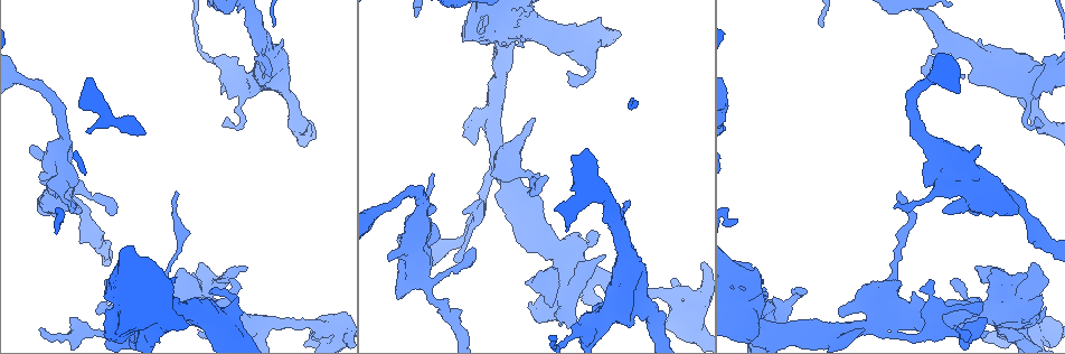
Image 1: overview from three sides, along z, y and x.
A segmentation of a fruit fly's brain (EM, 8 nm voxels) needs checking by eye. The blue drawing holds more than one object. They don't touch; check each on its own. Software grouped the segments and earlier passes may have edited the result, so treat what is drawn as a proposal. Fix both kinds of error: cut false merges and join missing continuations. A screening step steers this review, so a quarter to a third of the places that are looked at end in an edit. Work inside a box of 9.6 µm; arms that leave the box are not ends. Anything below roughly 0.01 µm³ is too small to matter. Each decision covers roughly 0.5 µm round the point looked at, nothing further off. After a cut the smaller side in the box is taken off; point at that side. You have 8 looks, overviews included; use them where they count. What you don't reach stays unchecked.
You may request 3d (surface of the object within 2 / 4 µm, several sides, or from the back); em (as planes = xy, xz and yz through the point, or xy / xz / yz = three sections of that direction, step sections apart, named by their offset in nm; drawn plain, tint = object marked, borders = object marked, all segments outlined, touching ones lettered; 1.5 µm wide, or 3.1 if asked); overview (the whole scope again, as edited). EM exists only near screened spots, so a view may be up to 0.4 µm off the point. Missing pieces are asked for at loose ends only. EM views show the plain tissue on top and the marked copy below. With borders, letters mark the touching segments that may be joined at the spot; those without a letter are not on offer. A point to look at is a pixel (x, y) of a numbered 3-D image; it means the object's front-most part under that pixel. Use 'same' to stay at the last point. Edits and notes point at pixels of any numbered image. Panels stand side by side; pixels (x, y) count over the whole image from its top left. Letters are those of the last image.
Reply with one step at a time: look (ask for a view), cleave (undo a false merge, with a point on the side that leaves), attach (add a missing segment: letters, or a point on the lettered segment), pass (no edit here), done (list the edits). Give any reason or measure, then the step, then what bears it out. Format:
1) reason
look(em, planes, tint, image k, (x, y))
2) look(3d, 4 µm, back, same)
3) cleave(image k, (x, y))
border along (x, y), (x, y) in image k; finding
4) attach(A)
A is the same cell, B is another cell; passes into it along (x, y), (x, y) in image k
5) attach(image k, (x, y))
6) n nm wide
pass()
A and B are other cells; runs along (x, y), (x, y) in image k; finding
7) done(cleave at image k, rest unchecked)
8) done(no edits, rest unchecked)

an open end
look(3d, 2 µm, image 1, (528, 194))

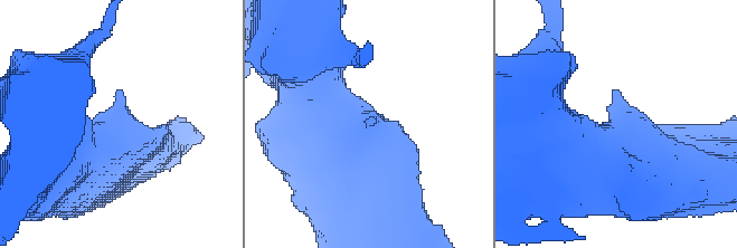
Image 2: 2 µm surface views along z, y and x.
need the tissue
look(em, yz, step 8, borders, image 2, (372, 122))

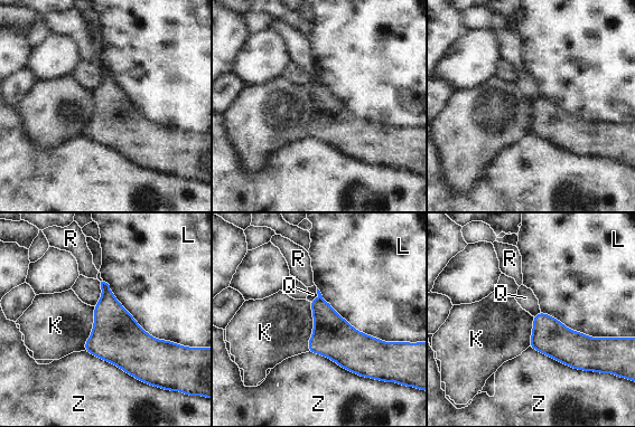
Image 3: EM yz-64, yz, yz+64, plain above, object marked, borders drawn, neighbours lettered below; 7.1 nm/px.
pass()
K, L, Q, R and Z are other cells; border along (307, 301), (313, 319), (308, 351) in image 3; none of them fits

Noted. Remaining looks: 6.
branch stops here
look(3d, 4 µm, image 1, (475, 143))

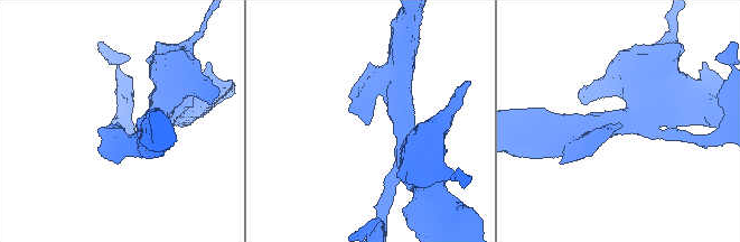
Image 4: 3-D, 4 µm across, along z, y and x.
now the EM
look(em, planes, borders, image 4, (364, 121))

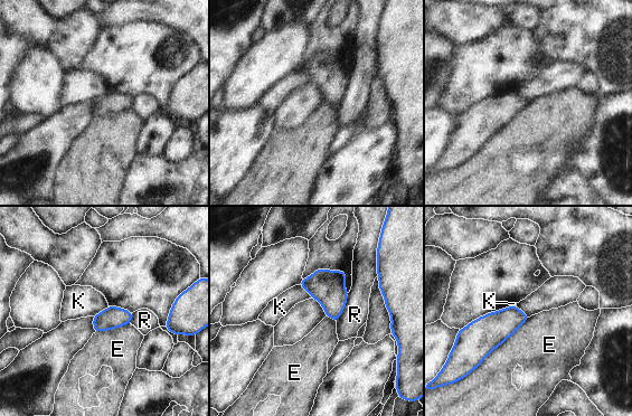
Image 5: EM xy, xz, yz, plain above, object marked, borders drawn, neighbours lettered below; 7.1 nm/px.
pass()
E, K and R are other cells; border along (530, 317), (477, 368) in image 5; no lettered segment goes on from it

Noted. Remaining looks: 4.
free end
look(3d, 2 µm, image 1, (982, 306))

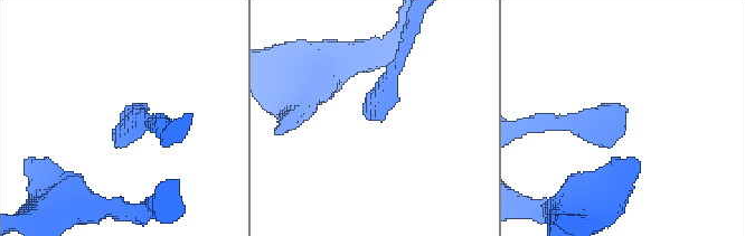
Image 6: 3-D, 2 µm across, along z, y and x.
need the tissue
look(em, yz, step 4, borders, image 6, (625, 121))

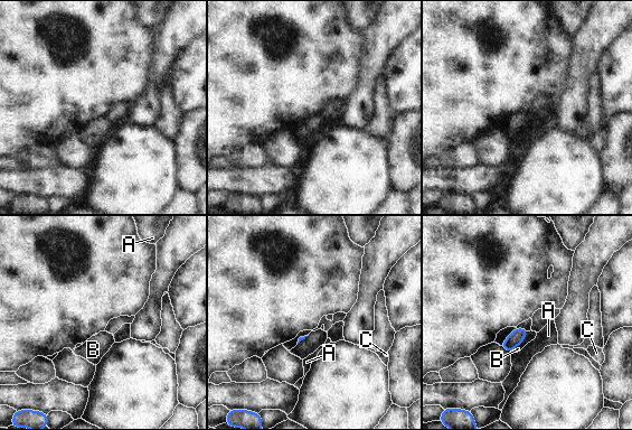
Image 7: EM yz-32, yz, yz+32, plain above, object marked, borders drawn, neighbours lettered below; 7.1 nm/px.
another direction
look(em, planes, borders, same)

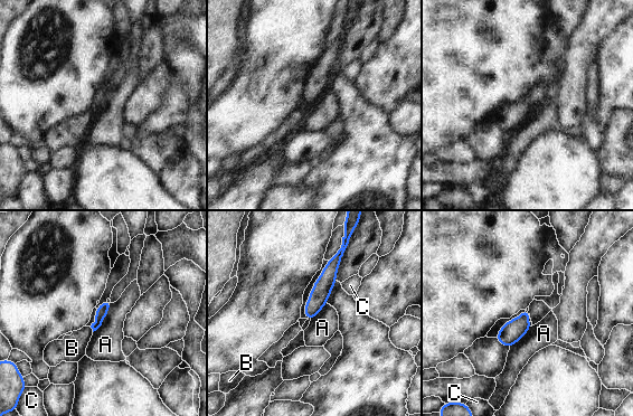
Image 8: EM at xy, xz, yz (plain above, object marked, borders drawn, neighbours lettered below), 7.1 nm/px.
pass()
A, B and C are other cells; none of them fits

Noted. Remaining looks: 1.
done(no edits, rest unchecked)

